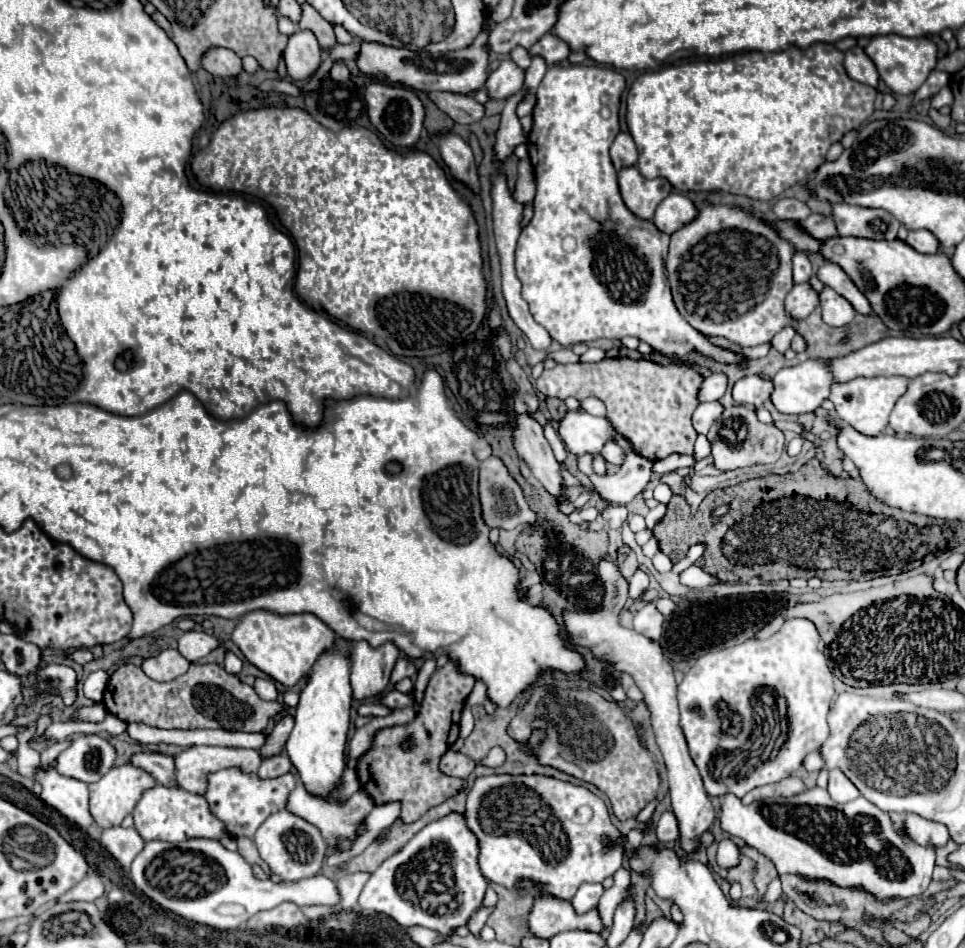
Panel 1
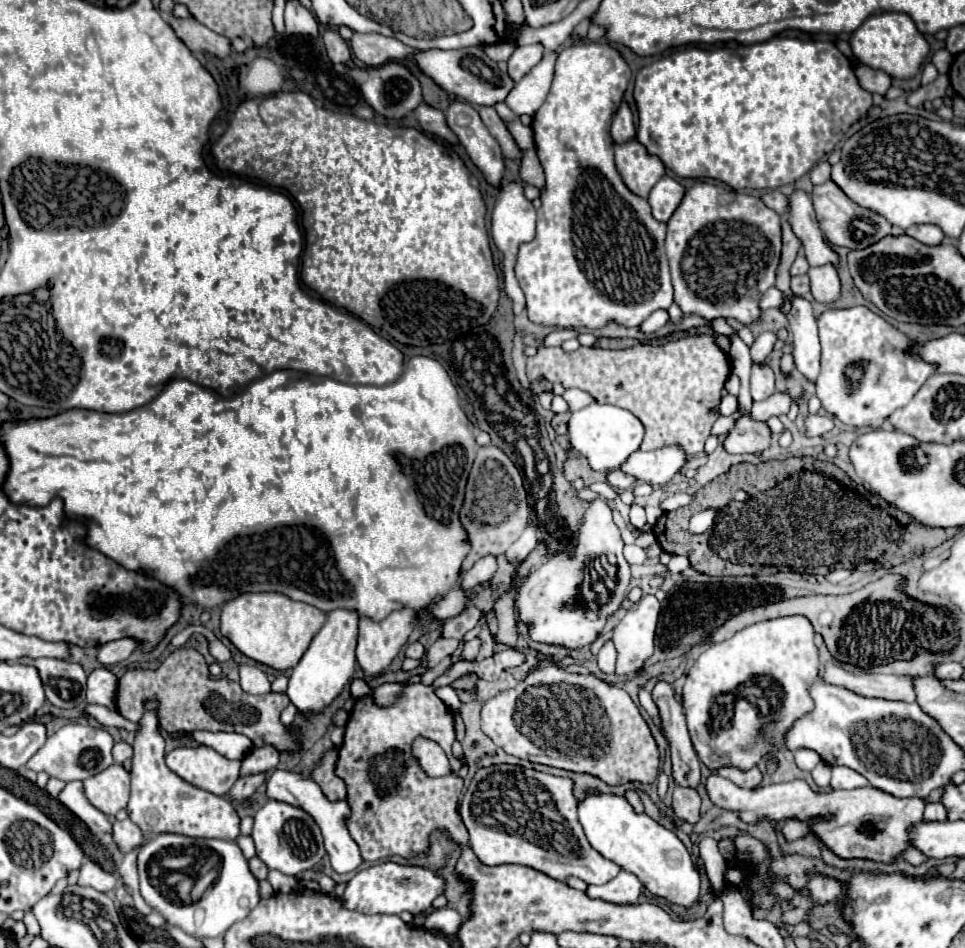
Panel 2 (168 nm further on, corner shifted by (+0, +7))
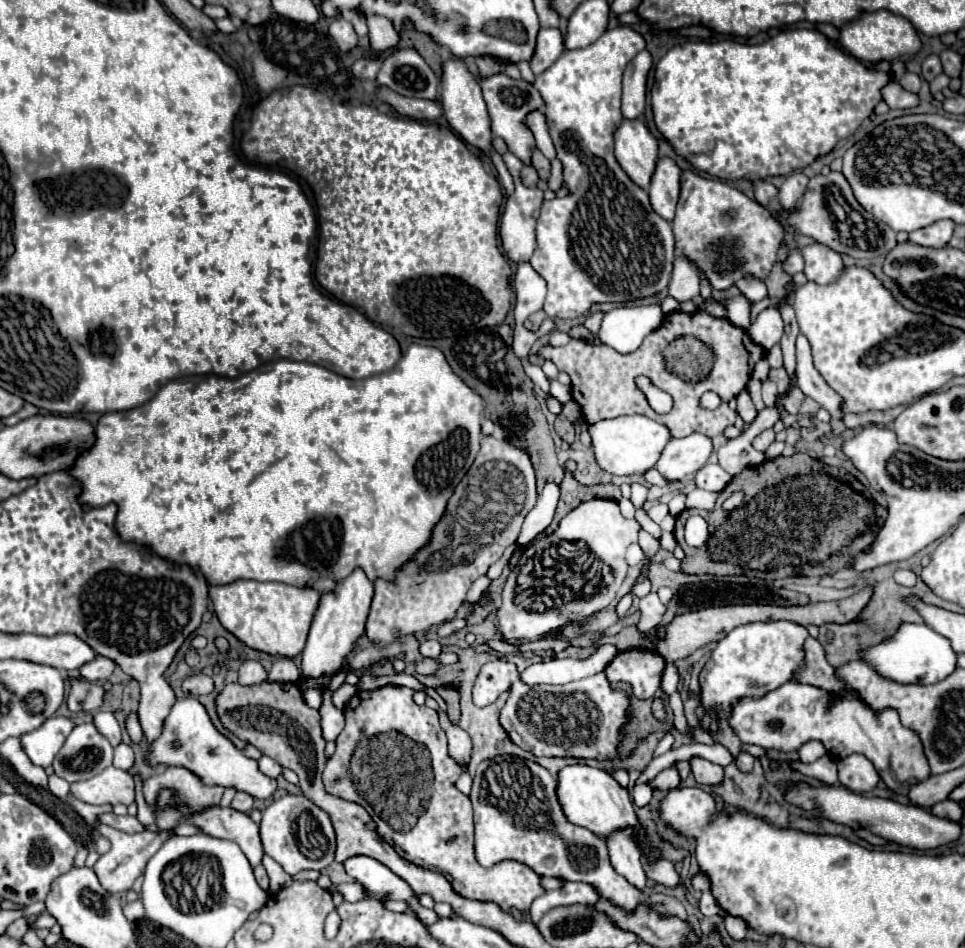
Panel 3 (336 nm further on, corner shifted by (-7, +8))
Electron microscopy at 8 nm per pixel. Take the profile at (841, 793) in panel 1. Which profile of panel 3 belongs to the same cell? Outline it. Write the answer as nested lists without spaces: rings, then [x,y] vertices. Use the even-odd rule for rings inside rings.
[[[852,754],[838,760],[838,782],[852,792],[870,792],[878,784],[878,772],[868,758],[862,754]]]

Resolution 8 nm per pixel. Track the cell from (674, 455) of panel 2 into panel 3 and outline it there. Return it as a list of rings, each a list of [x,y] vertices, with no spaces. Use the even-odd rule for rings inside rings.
[[[692,434],[686,438],[672,438],[660,460],[656,462],[656,470],[670,482],[680,482],[688,474],[698,472],[712,454],[712,440],[704,434]]]

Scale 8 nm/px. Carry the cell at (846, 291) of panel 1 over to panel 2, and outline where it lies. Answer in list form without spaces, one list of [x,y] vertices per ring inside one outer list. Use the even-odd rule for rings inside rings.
[[[795,189],[787,197],[787,201],[789,201],[789,209],[787,209],[785,219],[791,225],[795,237],[801,241],[809,265],[825,265],[825,263],[837,265],[839,255],[831,251],[831,247],[823,239],[821,229],[817,229],[811,197],[805,191]]]

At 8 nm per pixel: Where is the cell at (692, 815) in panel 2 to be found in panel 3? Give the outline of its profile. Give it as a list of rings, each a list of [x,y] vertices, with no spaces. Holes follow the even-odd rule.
[[[664,770],[656,776],[654,784],[670,784],[670,788],[678,788],[680,786],[680,774],[678,774],[678,770]]]

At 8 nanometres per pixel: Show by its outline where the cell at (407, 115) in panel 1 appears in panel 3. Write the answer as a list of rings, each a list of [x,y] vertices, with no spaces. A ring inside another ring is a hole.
[[[416,50],[390,52],[378,70],[376,86],[386,86],[408,98],[434,100],[438,94],[438,78]]]

